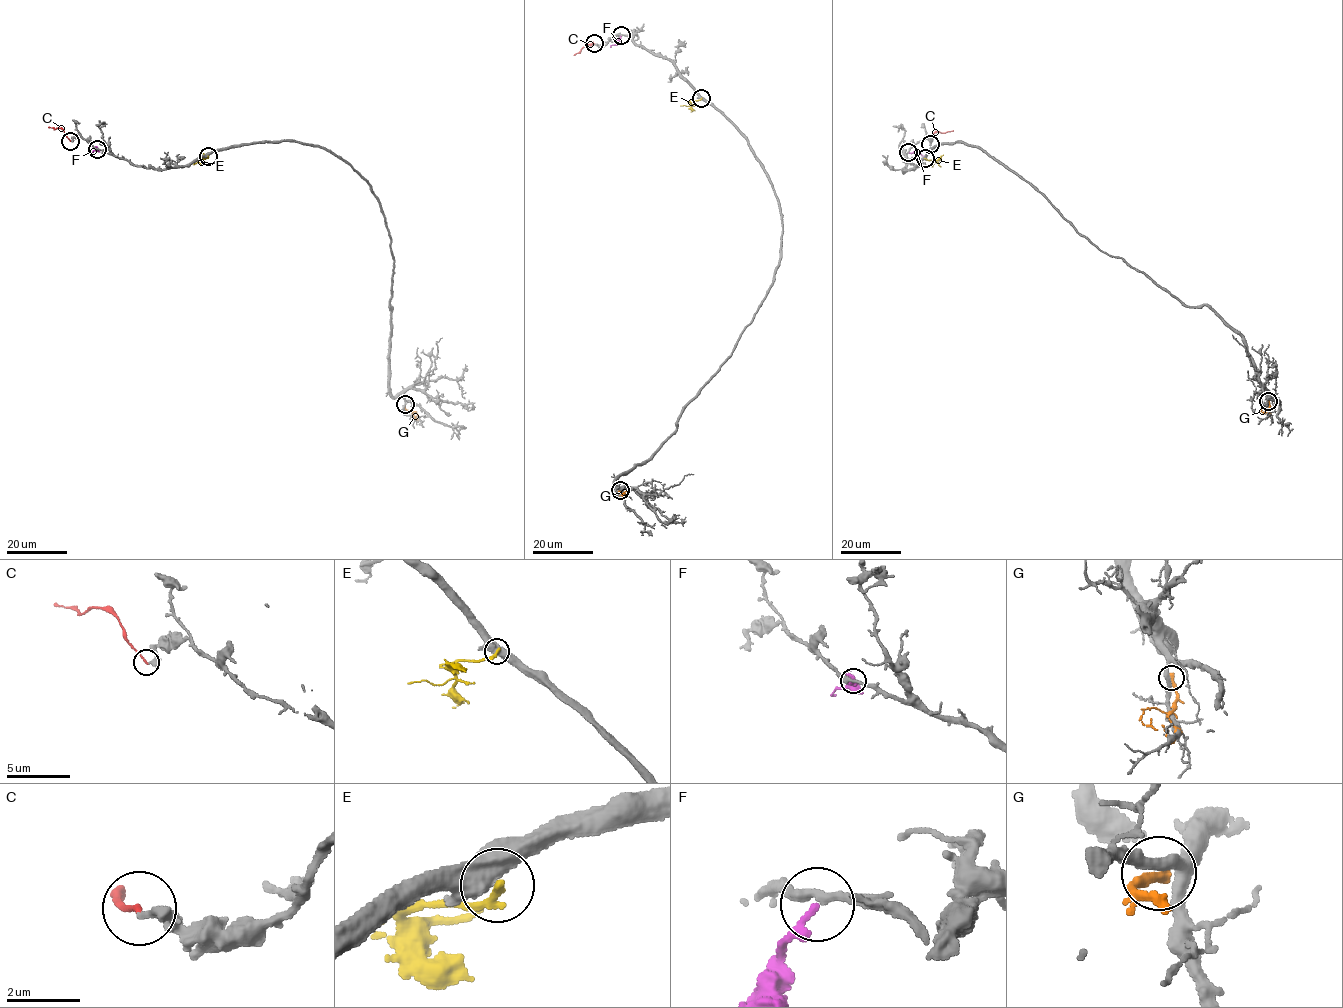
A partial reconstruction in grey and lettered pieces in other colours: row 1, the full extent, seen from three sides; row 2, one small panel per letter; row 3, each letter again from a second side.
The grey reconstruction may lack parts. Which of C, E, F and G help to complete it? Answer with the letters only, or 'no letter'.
F

